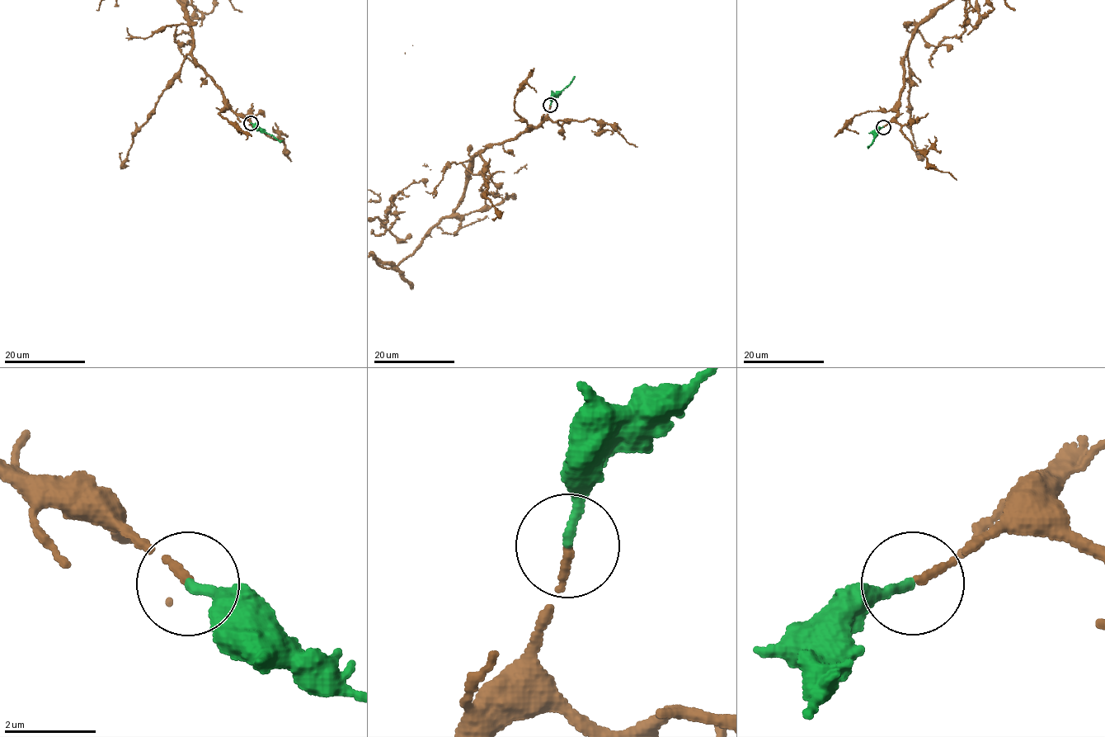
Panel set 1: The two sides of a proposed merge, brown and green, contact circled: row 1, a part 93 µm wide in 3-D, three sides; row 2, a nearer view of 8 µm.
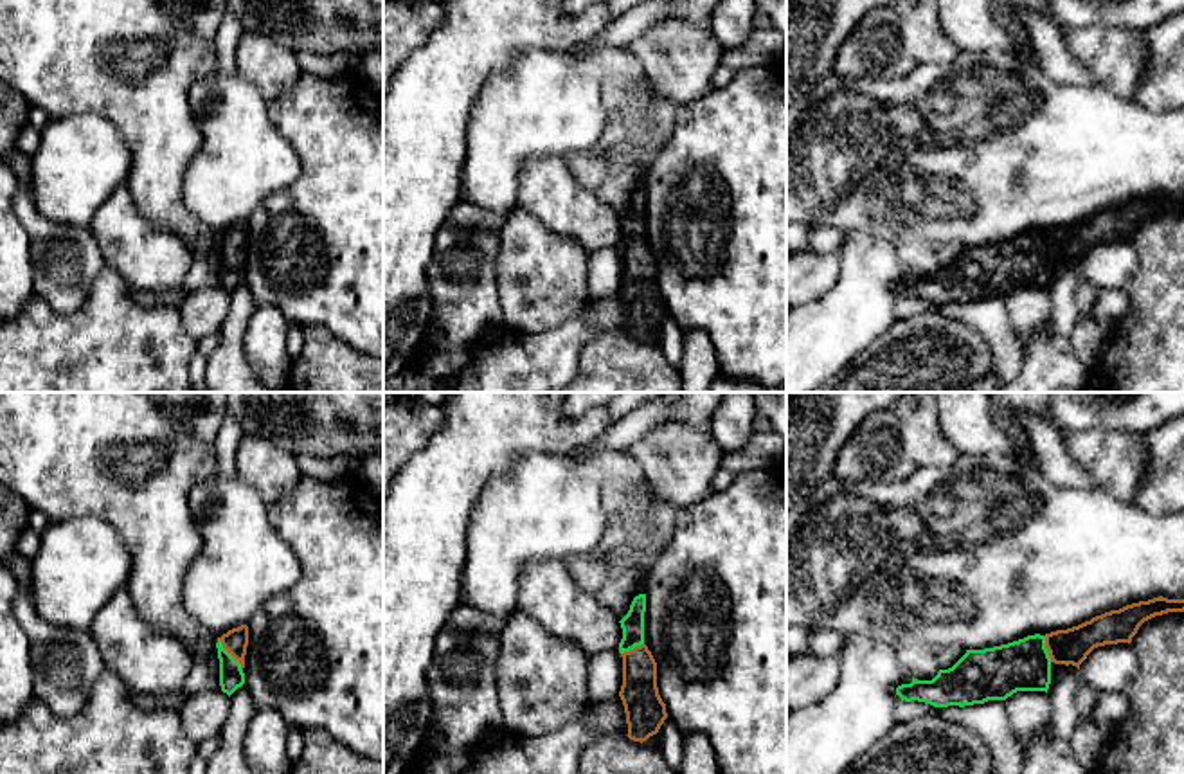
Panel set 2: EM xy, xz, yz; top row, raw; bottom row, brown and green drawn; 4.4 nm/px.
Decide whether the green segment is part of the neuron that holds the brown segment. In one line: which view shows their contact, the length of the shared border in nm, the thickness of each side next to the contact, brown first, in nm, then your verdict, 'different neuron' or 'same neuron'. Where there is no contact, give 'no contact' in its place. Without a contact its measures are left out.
contact in xy; length 190 nm; calibres 110 and 110 nm; same neuron

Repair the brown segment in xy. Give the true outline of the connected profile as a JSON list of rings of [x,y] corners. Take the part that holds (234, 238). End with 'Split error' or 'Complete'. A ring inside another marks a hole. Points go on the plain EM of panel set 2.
[[[241,221],[218,234],[220,283],[229,293],[245,281],[245,252],[248,243],[248,223]]]. Split error

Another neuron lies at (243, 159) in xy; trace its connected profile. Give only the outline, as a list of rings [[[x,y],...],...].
[[[212,72],[189,88],[203,144],[185,171],[185,207],[212,232],[248,221],[265,198],[300,175],[293,146],[268,117],[257,86]]]

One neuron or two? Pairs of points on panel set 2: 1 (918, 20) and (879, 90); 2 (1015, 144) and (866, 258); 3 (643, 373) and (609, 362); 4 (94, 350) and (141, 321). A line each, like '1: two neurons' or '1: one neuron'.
1: two neurons
2: two neurons
3: one neuron
4: one neuron

